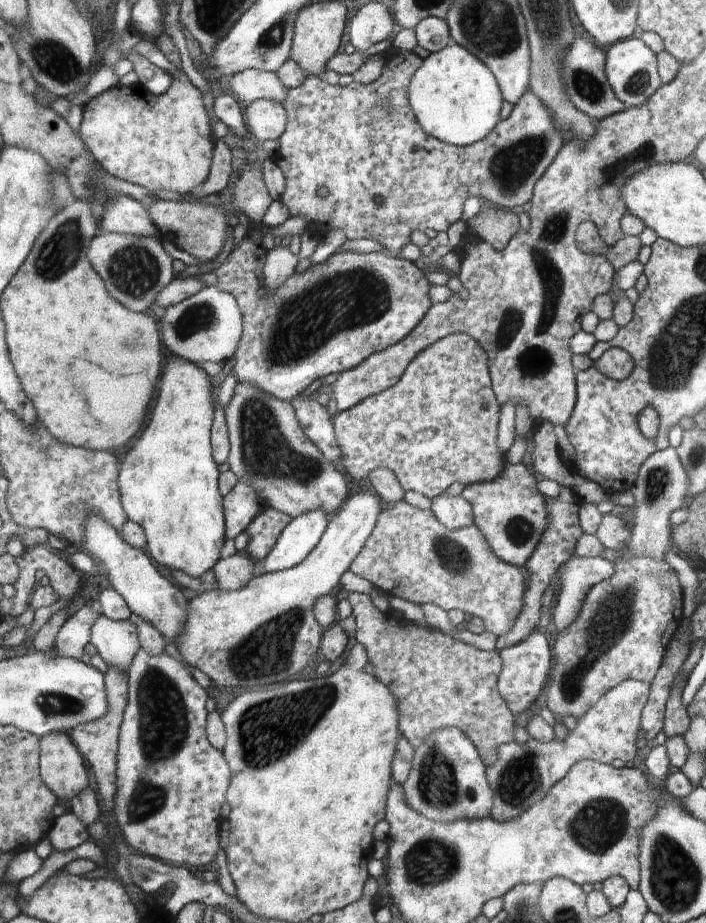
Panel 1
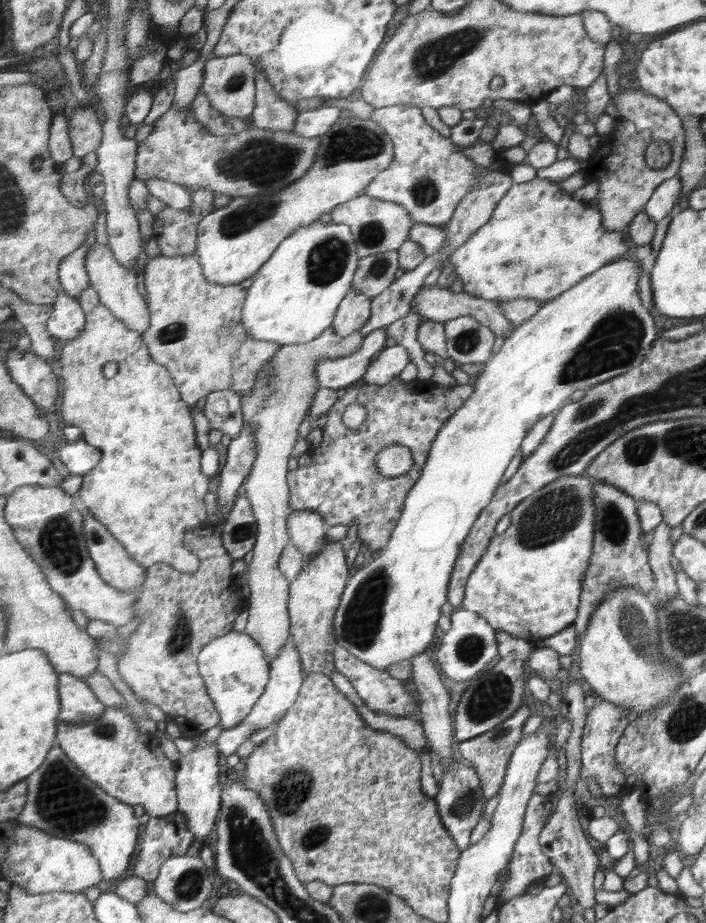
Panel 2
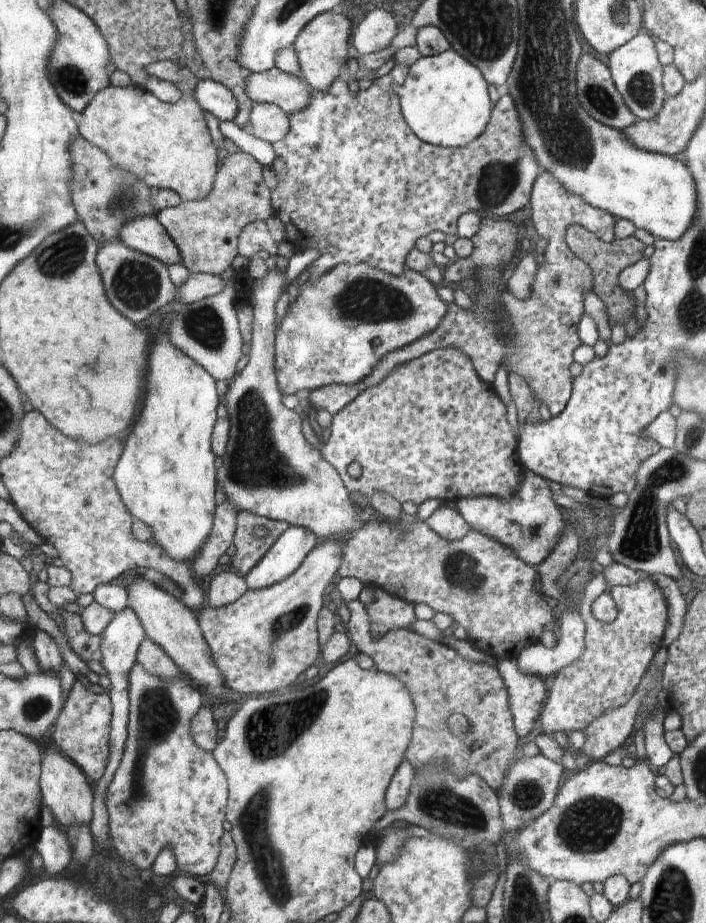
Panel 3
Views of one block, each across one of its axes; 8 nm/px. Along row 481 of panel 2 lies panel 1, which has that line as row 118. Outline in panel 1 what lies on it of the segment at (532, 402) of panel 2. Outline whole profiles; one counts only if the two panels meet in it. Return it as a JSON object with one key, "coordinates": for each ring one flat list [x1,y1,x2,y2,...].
{"coordinates":[[456,43,430,53,423,60,412,78,408,100,426,134,459,147,488,137,500,122,500,108,504,102,499,82,488,65]]}

